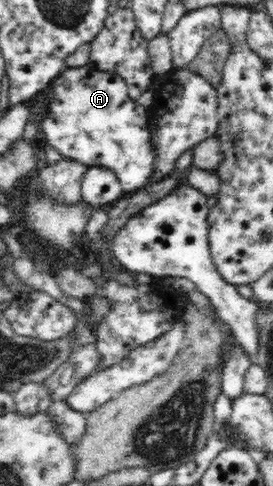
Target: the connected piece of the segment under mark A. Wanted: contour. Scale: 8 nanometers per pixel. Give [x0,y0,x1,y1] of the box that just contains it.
[42,68,156,192]

